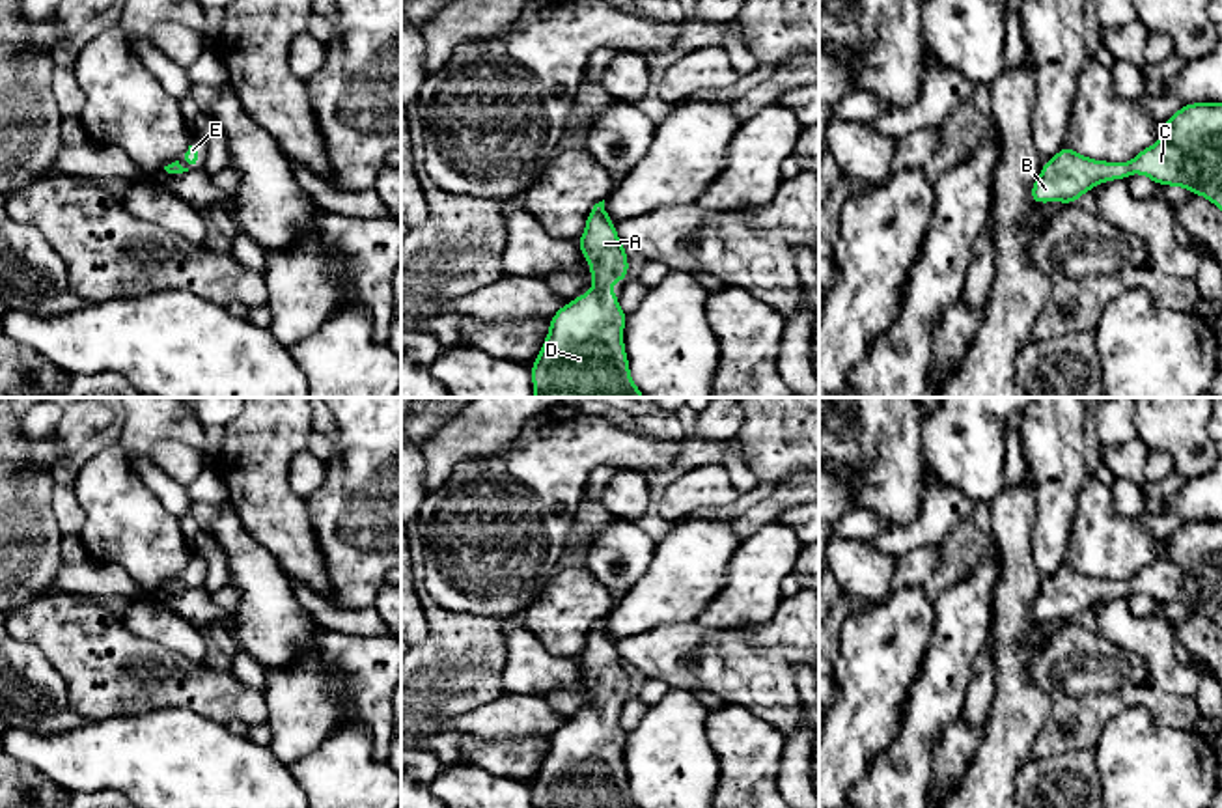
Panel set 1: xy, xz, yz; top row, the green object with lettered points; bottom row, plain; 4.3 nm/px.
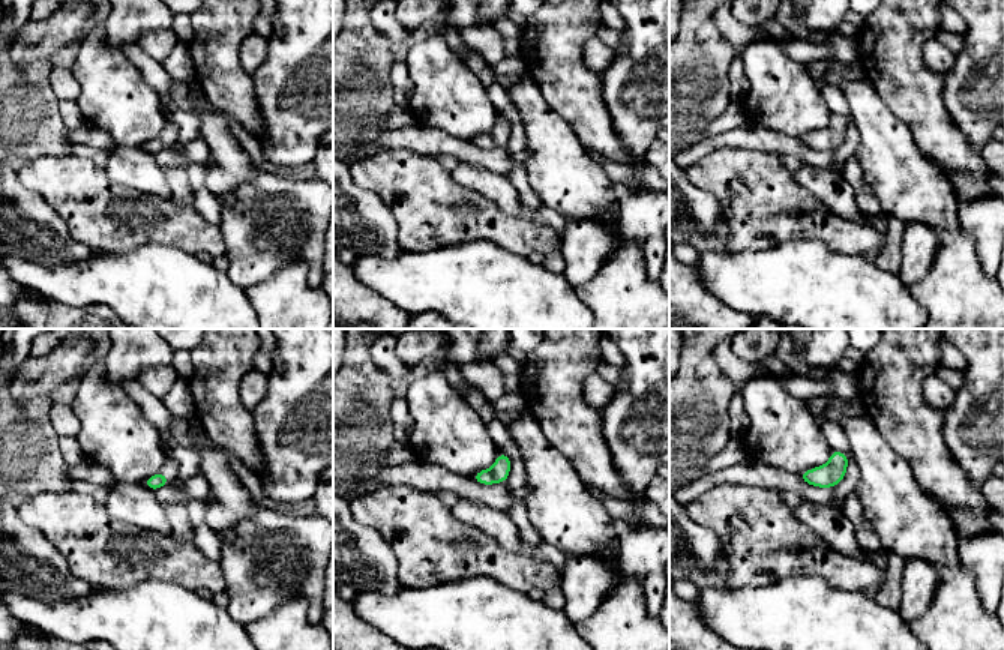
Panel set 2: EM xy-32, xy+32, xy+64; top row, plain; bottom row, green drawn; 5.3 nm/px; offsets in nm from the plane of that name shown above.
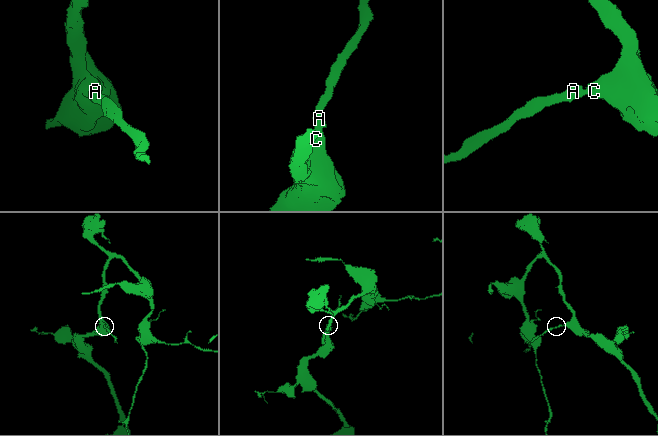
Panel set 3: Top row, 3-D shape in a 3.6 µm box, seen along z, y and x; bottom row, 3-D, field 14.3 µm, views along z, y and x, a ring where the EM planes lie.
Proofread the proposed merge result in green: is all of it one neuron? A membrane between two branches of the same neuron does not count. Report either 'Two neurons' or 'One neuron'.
One neuron

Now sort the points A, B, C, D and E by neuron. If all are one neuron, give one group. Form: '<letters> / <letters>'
A B C D E

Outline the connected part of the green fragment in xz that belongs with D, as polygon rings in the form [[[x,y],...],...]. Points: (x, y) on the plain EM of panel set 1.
[[[604,618],[591,625],[576,661],[590,683],[591,709],[578,713],[550,735],[545,761],[532,782],[534,808],[638,808],[623,761],[627,731],[612,707],[616,700],[627,698],[629,677],[616,642],[606,633]]]

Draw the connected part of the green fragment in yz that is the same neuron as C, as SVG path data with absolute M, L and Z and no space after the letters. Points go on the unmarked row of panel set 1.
M1222 521L1183 522L1160 549L1160 558L1131 580L1088 577L1067 562L1047 577L1032 603L1034 621L1075 621L1095 603L1142 592L1157 603L1185 605L1222 629Z

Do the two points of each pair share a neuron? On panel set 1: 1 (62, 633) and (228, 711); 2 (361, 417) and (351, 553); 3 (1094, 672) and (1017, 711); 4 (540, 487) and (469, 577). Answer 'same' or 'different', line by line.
1: same
2: same
3: different
4: same

